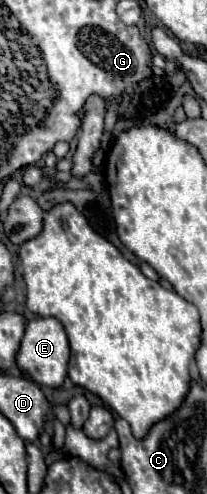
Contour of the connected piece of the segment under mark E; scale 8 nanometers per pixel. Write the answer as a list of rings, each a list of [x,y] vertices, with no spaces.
[[[37,317],[29,321],[25,327],[25,337],[17,353],[17,367],[23,377],[43,387],[61,387],[67,377],[69,355],[71,355],[71,349],[69,349],[69,341],[67,341],[63,325],[53,317]]]

